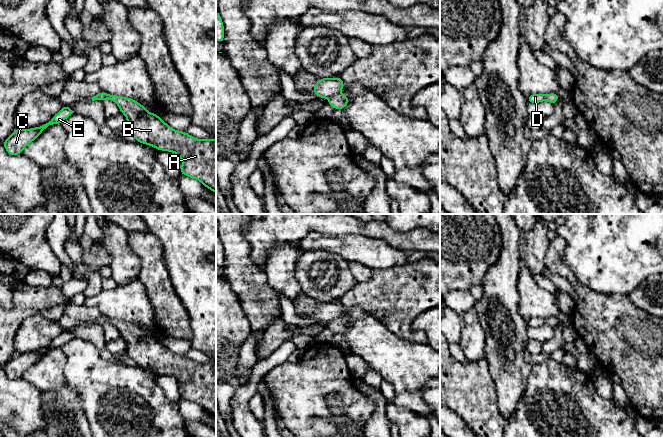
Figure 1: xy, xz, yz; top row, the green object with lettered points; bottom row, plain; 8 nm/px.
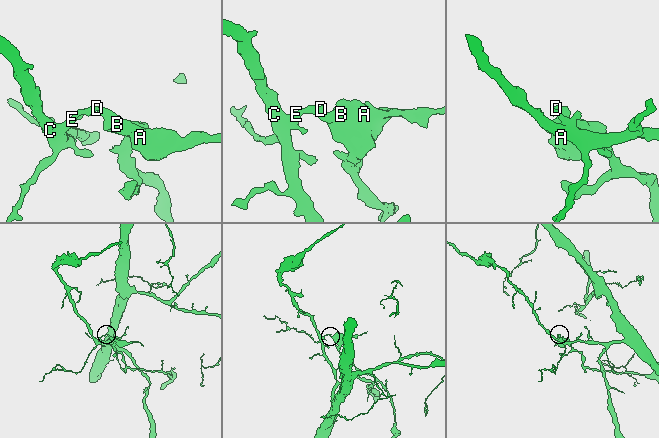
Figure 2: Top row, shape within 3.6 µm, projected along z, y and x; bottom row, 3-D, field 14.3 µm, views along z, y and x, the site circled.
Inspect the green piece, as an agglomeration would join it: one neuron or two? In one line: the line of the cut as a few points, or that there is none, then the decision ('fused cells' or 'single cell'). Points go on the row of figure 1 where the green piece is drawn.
cut xz (339, 92), (330, 98); fused cells

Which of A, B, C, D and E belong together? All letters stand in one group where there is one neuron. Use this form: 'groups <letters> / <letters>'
groups A B / C D E

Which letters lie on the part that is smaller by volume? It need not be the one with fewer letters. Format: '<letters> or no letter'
A, B

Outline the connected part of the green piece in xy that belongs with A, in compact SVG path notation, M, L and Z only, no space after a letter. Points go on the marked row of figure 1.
M117 95L109 98L126 116L125 129L137 142L176 153L182 160L180 174L198 180L216 194L216 139L197 139L175 130L132 98Z

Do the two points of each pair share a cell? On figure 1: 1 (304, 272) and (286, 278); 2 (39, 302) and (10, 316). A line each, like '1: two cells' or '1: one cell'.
1: two cells
2: one cell

